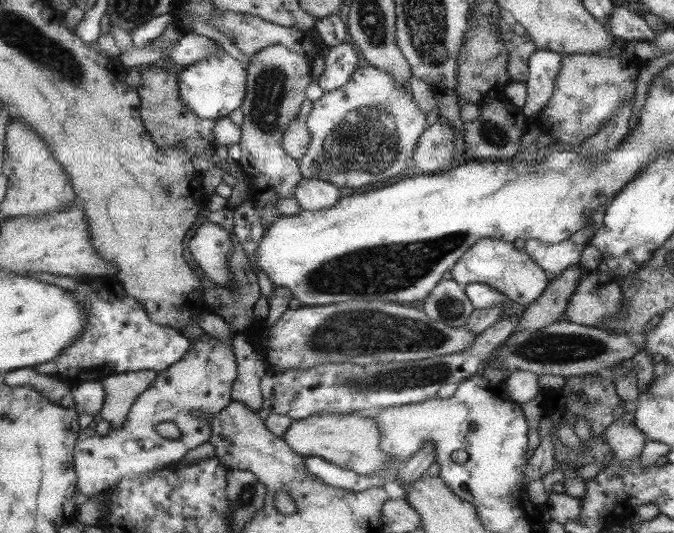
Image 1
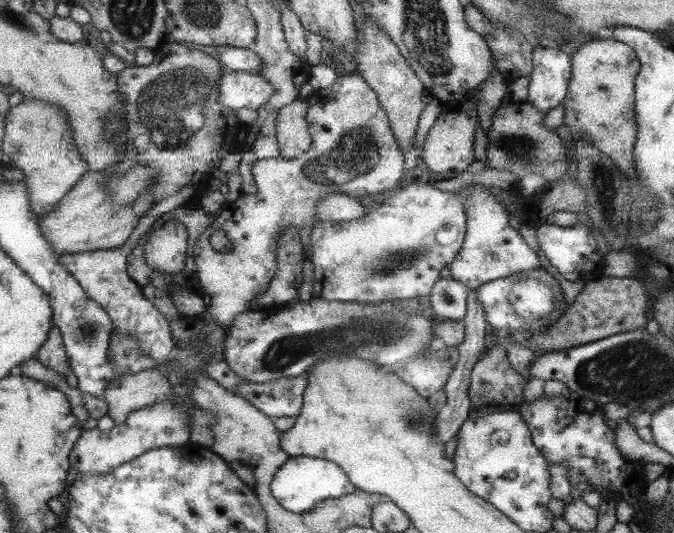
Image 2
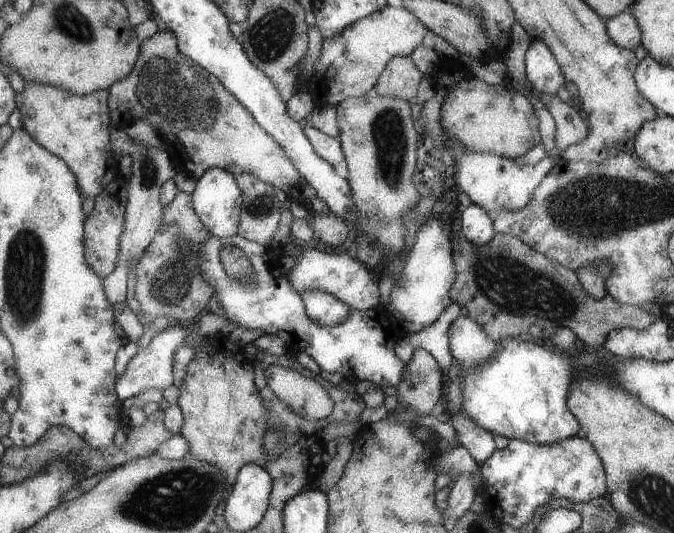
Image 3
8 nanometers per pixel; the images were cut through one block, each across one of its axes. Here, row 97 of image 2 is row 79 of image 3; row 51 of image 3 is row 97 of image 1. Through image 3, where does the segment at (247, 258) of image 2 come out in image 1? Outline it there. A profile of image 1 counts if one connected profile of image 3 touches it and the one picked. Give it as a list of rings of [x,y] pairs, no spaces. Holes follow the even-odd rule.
[[[364,64],[361,67],[357,67],[349,76],[349,81],[341,86],[341,89],[331,90],[331,92],[325,92],[322,94],[320,99],[312,102],[312,108],[306,118],[306,127],[310,132],[310,143],[308,144],[307,150],[303,153],[303,156],[297,160],[299,162],[299,167],[301,174],[307,179],[319,179],[335,186],[337,189],[347,186],[347,188],[359,188],[363,184],[371,184],[371,182],[379,182],[383,178],[389,178],[389,176],[395,176],[399,174],[403,168],[405,168],[405,162],[411,158],[413,150],[415,150],[415,144],[420,140],[421,133],[425,130],[425,113],[413,103],[413,97],[409,90],[401,87],[399,83],[395,83],[391,79],[389,73],[377,67],[369,66]]]

